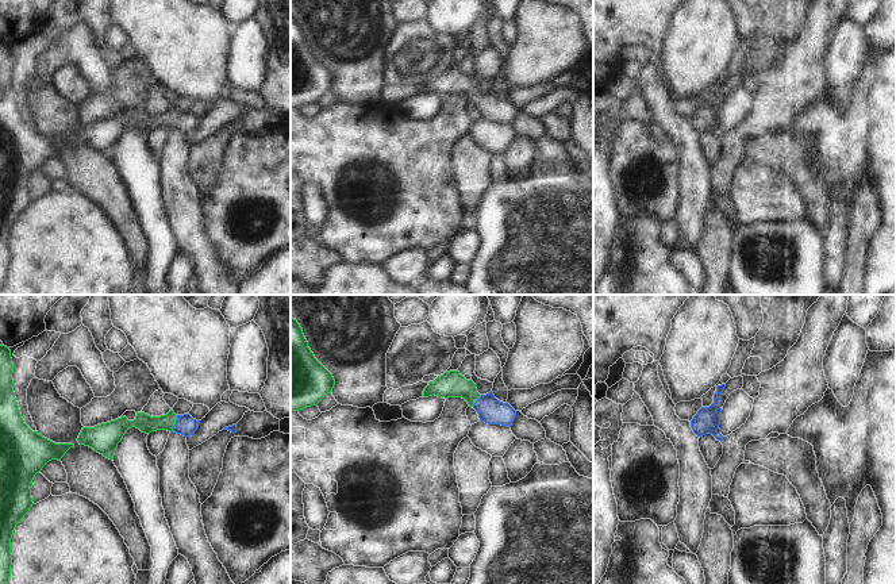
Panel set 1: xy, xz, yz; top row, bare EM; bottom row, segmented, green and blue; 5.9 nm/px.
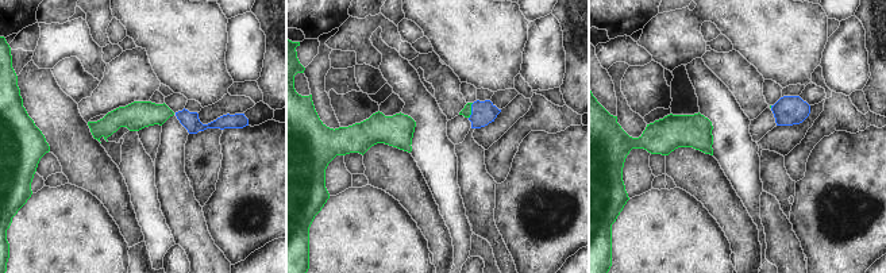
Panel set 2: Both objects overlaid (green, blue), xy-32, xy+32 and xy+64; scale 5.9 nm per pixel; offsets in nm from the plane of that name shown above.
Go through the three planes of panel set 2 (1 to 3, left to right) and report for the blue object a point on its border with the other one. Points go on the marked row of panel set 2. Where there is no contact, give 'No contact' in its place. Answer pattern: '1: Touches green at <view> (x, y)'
1: No contact
2: Touches green at xy+32 (470, 111)
3: No contact.

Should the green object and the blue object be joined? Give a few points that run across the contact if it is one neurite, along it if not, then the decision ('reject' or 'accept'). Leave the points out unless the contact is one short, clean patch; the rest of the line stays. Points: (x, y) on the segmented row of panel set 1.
line xy (146, 423), (175, 423), (185, 425); accept

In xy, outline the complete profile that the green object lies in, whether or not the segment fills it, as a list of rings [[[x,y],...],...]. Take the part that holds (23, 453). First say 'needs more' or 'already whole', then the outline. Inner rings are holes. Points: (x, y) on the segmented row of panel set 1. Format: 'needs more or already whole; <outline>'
already whole; [[[0,345],[0,584],[7,584],[11,579],[11,538],[18,523],[32,507],[31,487],[36,473],[51,460],[61,460],[65,453],[74,447],[73,443],[55,443],[38,431],[32,431],[23,420],[15,392],[14,392],[14,364],[9,347]]]

